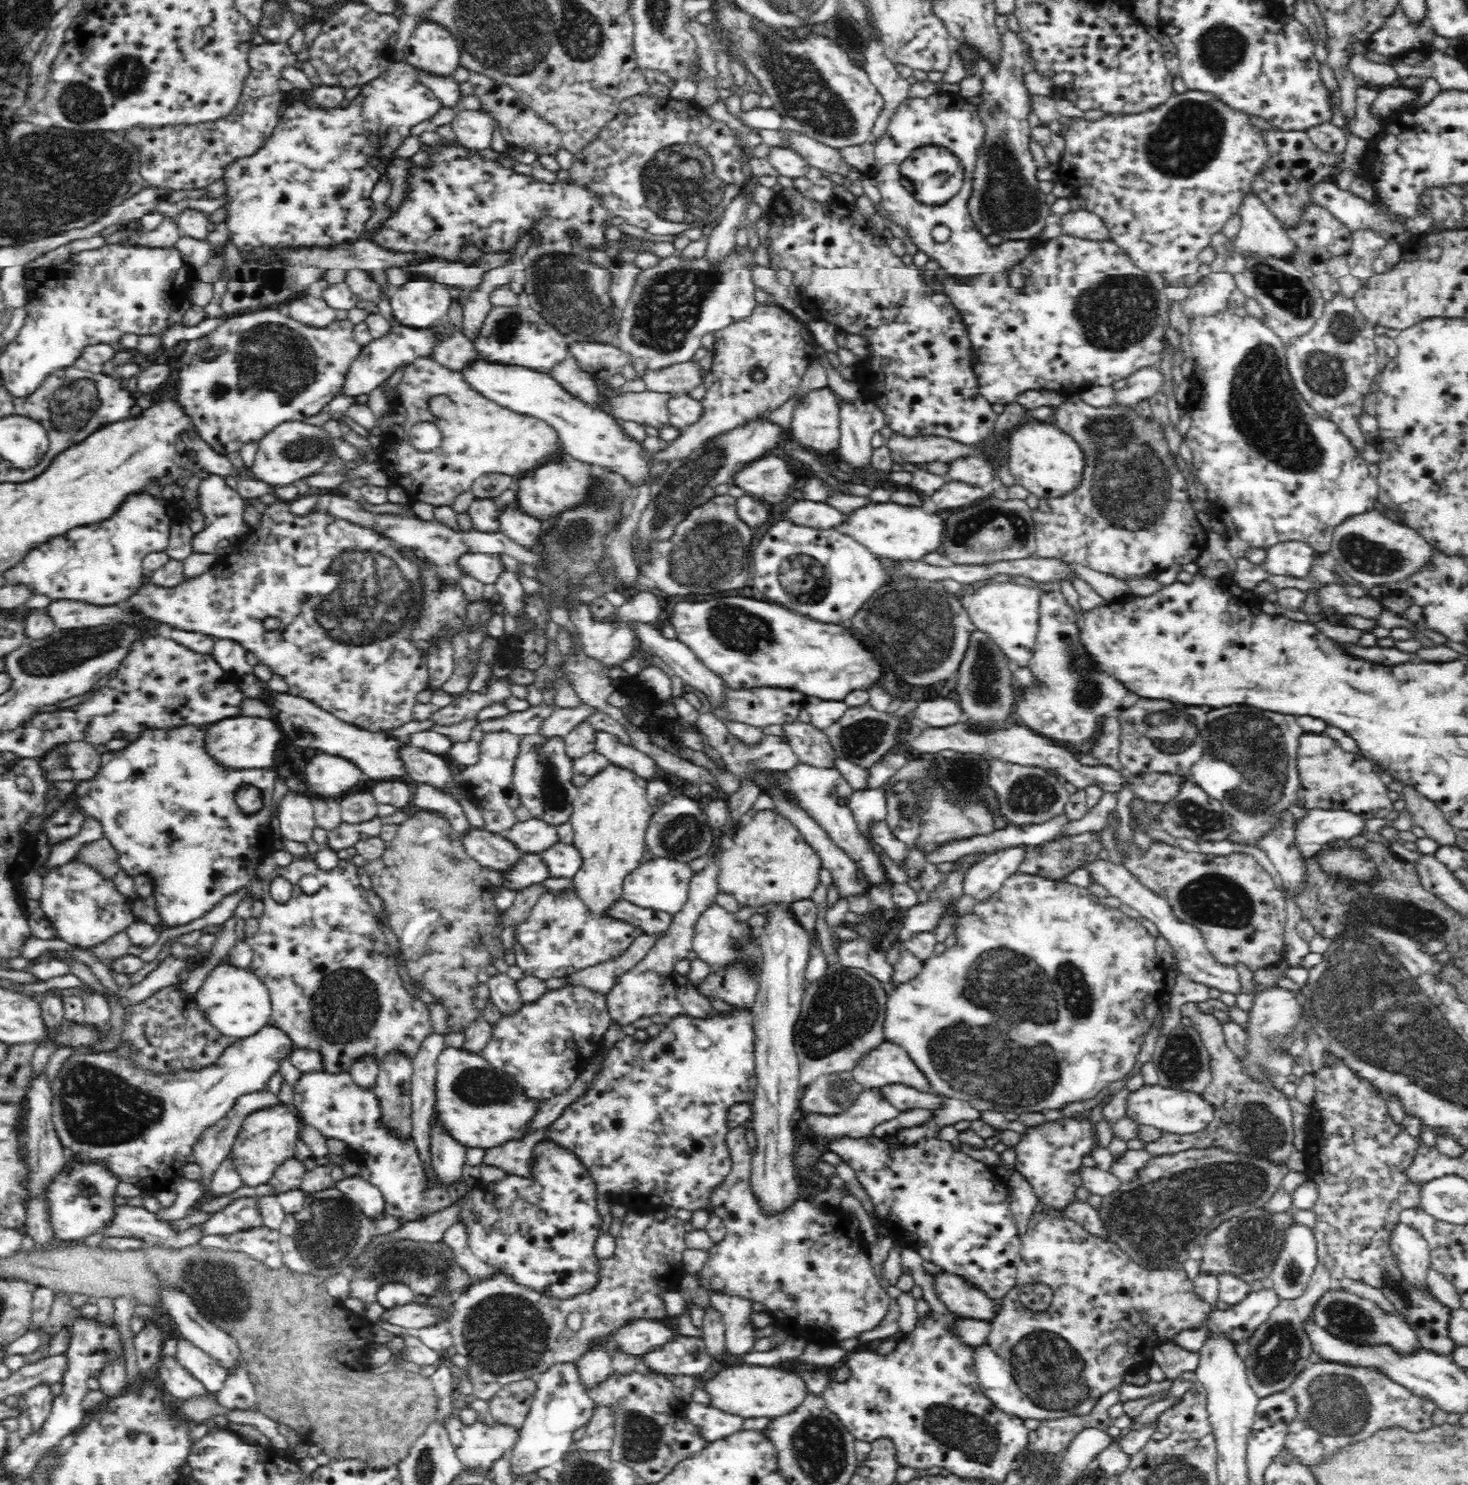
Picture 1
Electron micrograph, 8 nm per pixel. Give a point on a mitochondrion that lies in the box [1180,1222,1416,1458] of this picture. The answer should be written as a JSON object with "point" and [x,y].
{"point":[1333,1407]}

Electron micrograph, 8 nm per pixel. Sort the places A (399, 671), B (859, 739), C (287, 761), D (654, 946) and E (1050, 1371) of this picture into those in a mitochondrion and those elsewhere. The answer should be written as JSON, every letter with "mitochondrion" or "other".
{"A":"other","B":"mitochondrion","C":"other","D":"other","E":"mitochondrion"}

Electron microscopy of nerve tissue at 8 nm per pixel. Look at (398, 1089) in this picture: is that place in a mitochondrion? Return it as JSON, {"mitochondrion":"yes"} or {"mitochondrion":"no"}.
{"mitochondrion":"yes"}

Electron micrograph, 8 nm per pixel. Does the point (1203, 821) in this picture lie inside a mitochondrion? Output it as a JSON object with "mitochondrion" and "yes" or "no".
{"mitochondrion":"yes"}

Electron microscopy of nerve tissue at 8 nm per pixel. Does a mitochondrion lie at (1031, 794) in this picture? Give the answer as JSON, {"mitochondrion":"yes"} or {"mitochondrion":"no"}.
{"mitochondrion":"yes"}

